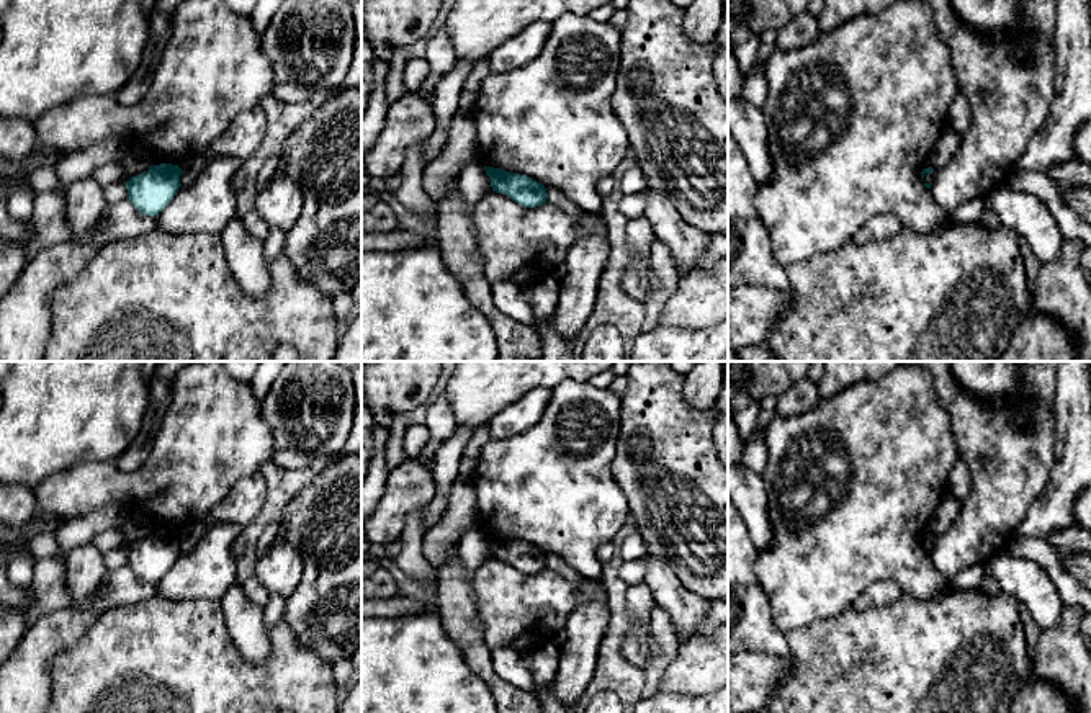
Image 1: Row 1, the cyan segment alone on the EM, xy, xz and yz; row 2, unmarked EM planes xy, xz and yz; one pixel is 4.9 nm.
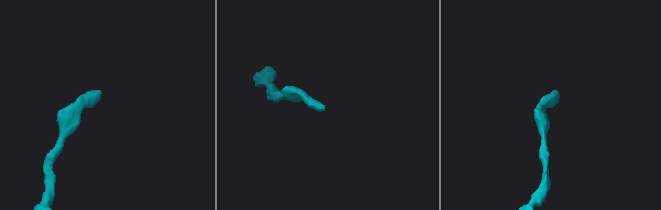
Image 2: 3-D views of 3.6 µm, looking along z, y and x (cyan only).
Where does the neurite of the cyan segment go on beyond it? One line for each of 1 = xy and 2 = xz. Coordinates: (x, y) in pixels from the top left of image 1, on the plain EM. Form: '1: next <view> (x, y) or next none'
1: next none
2: next none

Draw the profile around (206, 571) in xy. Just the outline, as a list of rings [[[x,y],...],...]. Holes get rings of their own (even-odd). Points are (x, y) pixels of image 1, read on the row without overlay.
[[[213,523],[195,548],[182,551],[173,566],[157,581],[157,594],[173,600],[219,602],[237,581],[231,548],[242,533],[240,525]]]

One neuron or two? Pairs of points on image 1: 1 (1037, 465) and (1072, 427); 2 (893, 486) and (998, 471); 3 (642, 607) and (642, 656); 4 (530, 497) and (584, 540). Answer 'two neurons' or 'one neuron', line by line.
1: two neurons
2: two neurons
3: one neuron
4: one neuron

